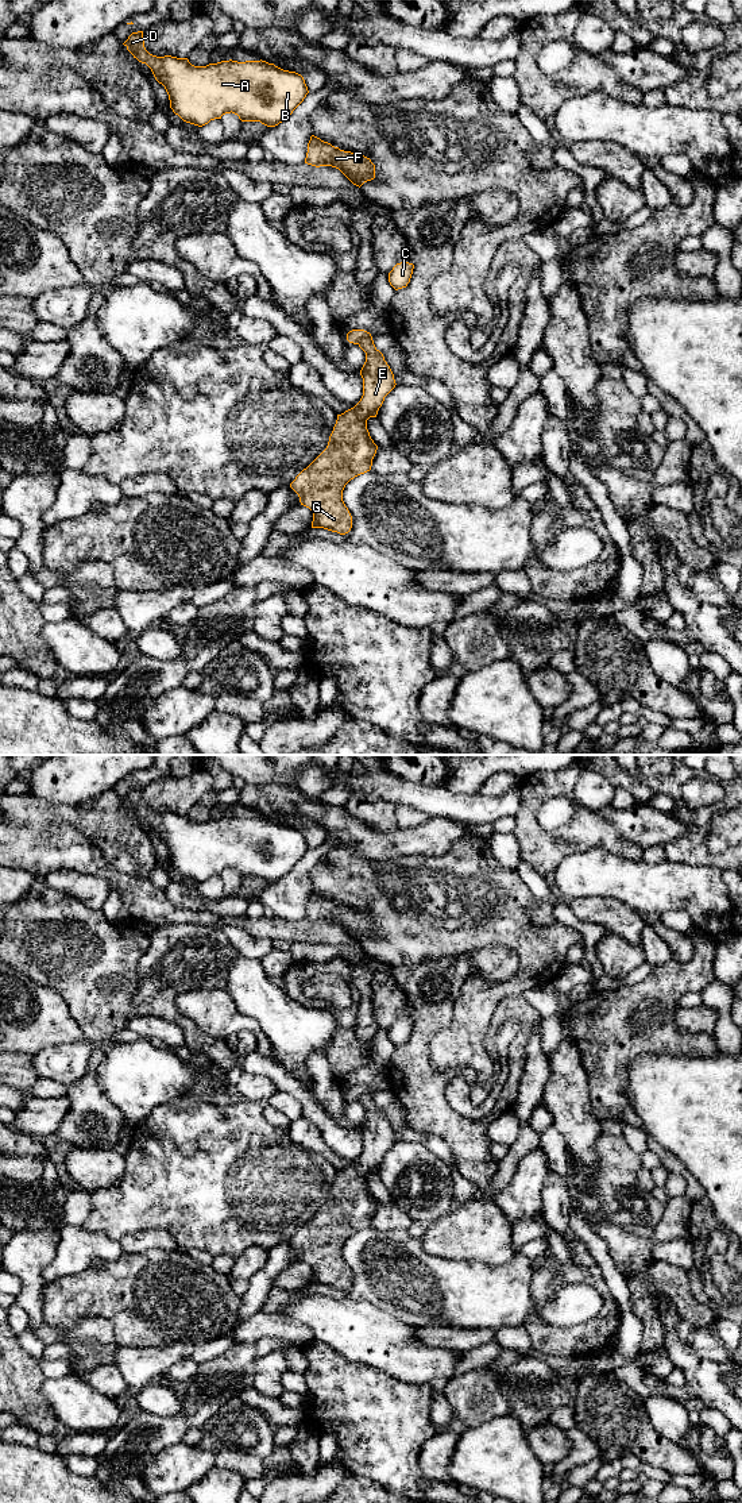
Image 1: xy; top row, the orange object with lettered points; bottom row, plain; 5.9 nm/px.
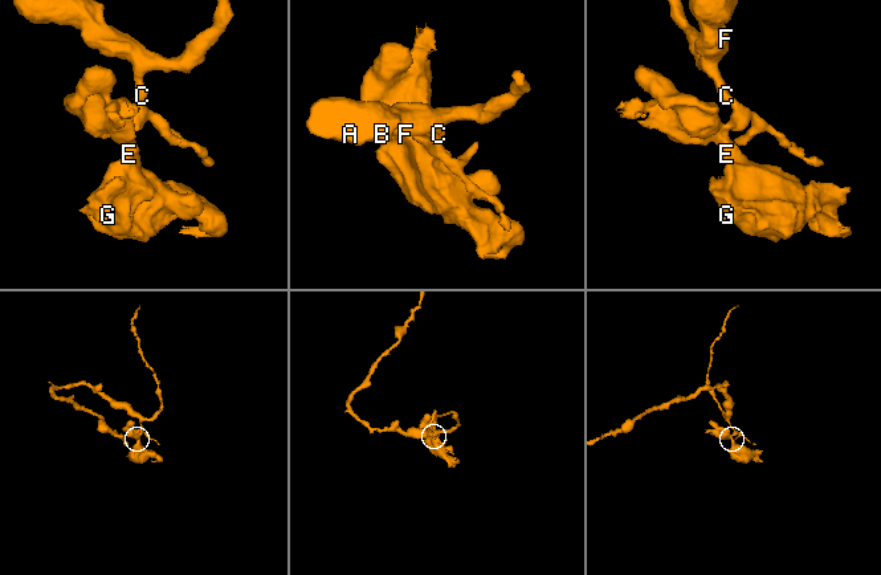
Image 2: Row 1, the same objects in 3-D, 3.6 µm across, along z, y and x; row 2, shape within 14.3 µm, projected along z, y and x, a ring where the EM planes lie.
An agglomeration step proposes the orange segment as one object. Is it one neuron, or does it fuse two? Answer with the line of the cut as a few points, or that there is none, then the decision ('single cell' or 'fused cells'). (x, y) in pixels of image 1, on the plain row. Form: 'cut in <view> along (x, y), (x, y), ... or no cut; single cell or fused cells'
cut in xy along (371, 1093), (362, 1094), (356, 1099); fused cells

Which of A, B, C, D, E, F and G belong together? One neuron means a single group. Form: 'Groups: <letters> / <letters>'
Groups: A B C D F / E G

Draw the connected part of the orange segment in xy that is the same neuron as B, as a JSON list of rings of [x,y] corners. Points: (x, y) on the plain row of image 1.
[[[143,787],[132,789],[123,799],[139,818],[146,820],[169,851],[170,864],[183,878],[202,883],[210,876],[235,870],[241,878],[260,878],[267,883],[282,879],[309,849],[305,836],[266,817],[221,817],[194,822],[188,814],[156,813],[144,803]]]

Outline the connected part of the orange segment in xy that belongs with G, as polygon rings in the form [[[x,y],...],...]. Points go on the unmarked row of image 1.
[[[372,1094],[362,1095],[358,1101],[366,1109],[360,1126],[363,1152],[353,1164],[337,1171],[326,1205],[290,1240],[301,1261],[313,1269],[312,1284],[340,1291],[352,1284],[343,1246],[351,1236],[371,1226],[378,1206],[367,1186],[367,1176],[376,1174],[384,1153],[397,1141]]]

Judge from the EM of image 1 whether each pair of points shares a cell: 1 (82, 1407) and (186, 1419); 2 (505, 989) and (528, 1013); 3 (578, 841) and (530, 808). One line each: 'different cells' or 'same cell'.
1: different cells
2: different cells
3: same cell

